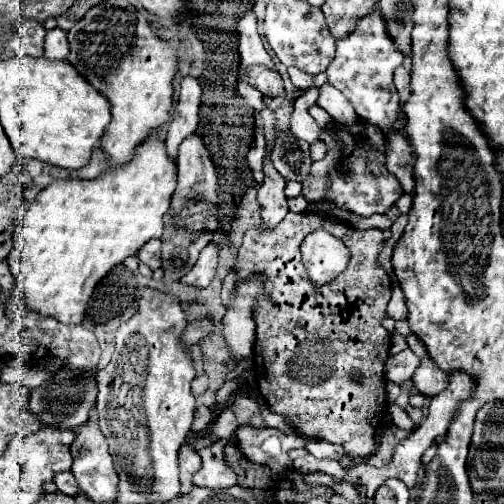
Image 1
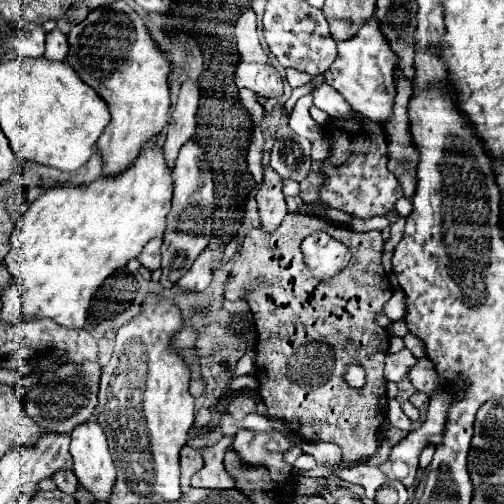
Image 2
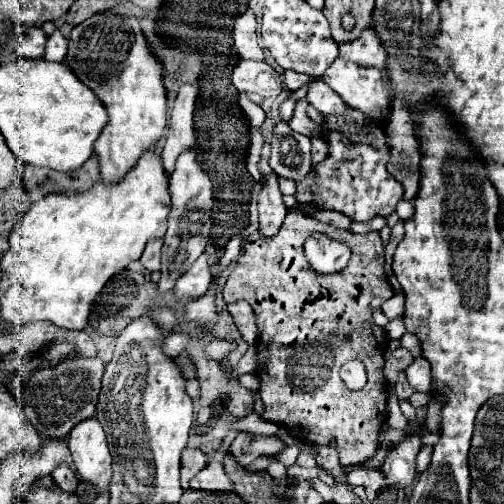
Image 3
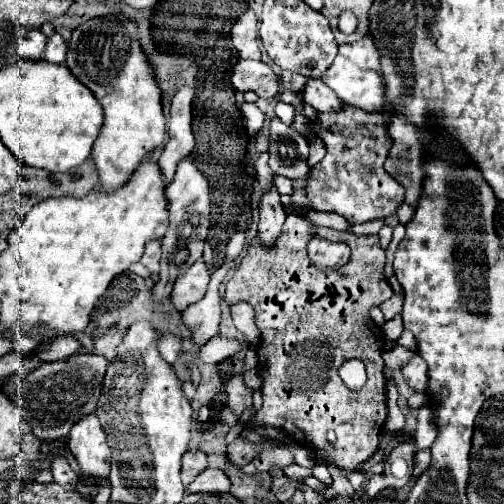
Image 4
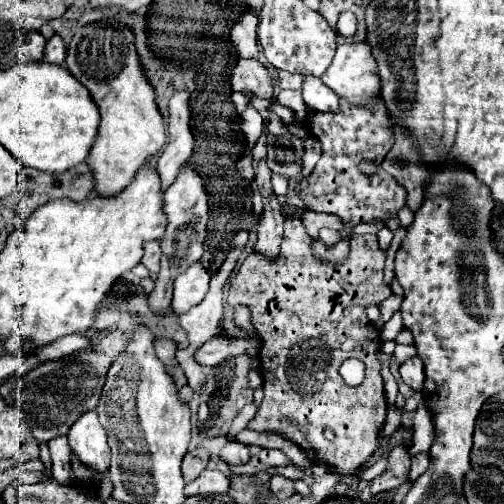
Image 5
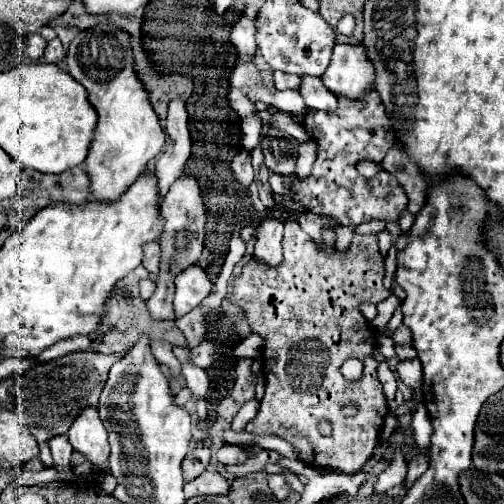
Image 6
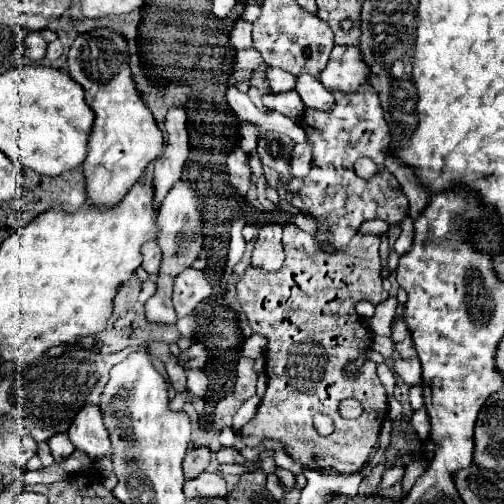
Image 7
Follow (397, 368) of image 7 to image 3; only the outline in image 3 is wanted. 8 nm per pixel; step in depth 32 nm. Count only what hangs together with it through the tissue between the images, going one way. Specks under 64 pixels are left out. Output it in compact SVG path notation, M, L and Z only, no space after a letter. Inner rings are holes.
M414 358L414 362L406 368L404 374L416 392L432 394L434 378L432 378L432 370L430 370L430 364L426 358Z

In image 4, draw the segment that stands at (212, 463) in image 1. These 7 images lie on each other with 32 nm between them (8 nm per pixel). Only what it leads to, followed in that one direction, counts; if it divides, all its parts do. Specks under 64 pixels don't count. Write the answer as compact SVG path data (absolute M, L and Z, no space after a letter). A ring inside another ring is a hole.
M210 466L206 470L202 470L188 486L186 486L186 492L210 492L210 494L224 494L230 490L230 480L228 476L216 468L216 466Z

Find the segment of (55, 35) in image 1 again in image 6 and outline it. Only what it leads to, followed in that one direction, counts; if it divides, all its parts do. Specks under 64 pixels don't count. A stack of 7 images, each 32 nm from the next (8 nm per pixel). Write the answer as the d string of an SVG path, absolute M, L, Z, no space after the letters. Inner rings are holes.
M60 38L50 40L50 42L48 42L48 46L46 46L46 52L44 52L44 62L58 64L58 62L62 62L62 60L64 60L64 56L66 56L66 52L64 52L64 46L62 46Z

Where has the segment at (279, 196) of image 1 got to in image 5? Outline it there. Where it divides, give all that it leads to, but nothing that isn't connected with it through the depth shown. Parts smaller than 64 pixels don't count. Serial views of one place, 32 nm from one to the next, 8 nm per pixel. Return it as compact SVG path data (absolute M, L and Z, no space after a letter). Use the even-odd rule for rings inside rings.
M272 194L266 202L264 202L264 210L258 222L258 242L256 242L256 250L266 254L266 256L276 256L278 254L278 246L280 246L280 236L282 236L282 224L284 224L284 214L282 214L282 206L278 202L278 196Z

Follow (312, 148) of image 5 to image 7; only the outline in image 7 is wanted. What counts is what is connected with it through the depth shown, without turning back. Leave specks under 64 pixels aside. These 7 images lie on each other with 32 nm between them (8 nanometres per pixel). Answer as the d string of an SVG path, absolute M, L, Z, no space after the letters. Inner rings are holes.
M296 144L292 150L292 176L306 176L312 164L312 144Z

